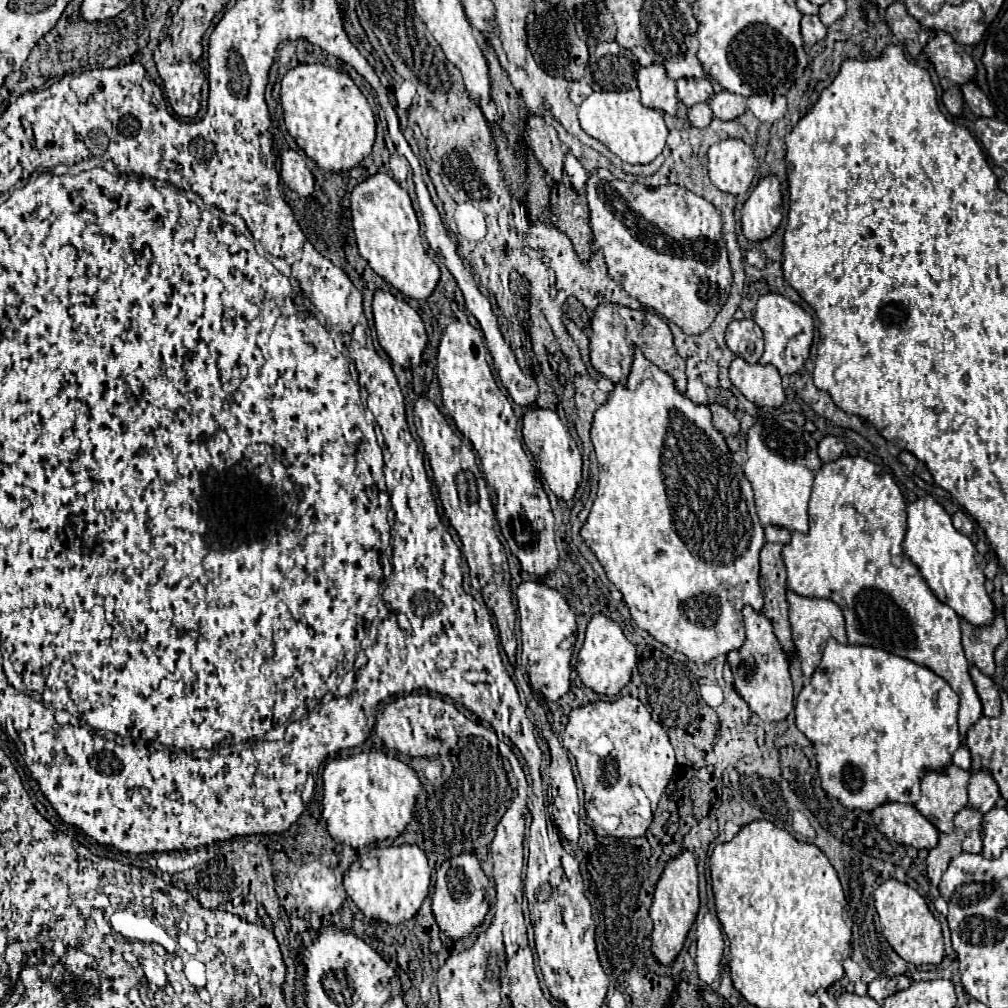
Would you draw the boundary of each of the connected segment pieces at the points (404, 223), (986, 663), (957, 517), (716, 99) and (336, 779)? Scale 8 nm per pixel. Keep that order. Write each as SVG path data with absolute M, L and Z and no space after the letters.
M378 172L352 190L350 210L358 252L370 268L402 294L416 300L428 298L440 280L440 268L426 254L420 222L408 192L392 176Z
M996 614L994 624L986 626L986 628L972 626L962 618L960 628L962 628L964 654L966 654L966 660L970 662L970 666L976 666L982 674L994 678L994 670L996 670L994 650L1006 638L1004 618L1000 614Z
M958 510L958 512L952 516L952 522L954 522L954 528L956 528L958 532L966 534L966 536L970 536L972 530L974 530L974 520L972 520L966 512L962 512L962 510Z
M722 90L720 94L714 94L708 100L708 104L710 104L714 116L720 120L736 120L746 110L746 98L726 92L726 90Z
M382 750L360 752L348 758L334 758L324 768L322 816L328 824L330 836L336 842L360 848L376 840L400 836L412 820L420 792L422 784L414 768Z

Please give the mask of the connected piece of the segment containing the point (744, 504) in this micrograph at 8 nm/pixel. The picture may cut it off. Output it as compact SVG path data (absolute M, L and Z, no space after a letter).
M636 348L632 372L628 376L628 386L616 386L612 390L608 402L602 408L598 408L598 412L594 414L590 436L592 436L592 444L594 444L596 458L600 464L600 480L598 480L598 496L592 504L590 516L588 516L586 524L582 526L580 534L586 542L586 546L596 554L608 580L622 592L624 602L632 614L632 620L638 624L638 628L646 630L660 644L686 654L696 664L706 664L720 654L728 654L730 650L740 648L744 642L742 606L750 604L754 610L762 610L762 604L764 604L762 592L758 586L758 572L760 572L758 554L764 546L764 532L762 532L762 524L760 524L756 508L754 508L754 494L752 494L750 482L746 480L740 466L732 460L732 454L730 454L726 442L722 440L722 434L712 426L708 406L692 404L688 400L688 396L680 394L674 388L674 382L670 380L670 376L666 372L662 372L658 366L654 366L652 362L648 362L642 356L642 352L638 352L638 348Z

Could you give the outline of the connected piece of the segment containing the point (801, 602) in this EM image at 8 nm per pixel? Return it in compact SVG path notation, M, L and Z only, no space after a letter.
M788 590L788 604L790 604L790 626L792 626L792 638L796 644L796 652L798 652L804 676L810 678L822 660L822 648L828 638L836 638L842 644L848 642L846 628L844 628L844 616L842 616L842 610L832 600L804 598L790 590Z

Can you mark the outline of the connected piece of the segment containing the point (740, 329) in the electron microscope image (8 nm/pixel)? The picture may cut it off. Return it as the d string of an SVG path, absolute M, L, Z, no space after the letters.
M752 318L734 320L726 330L726 344L736 356L746 360L748 364L756 364L764 352L762 330Z

